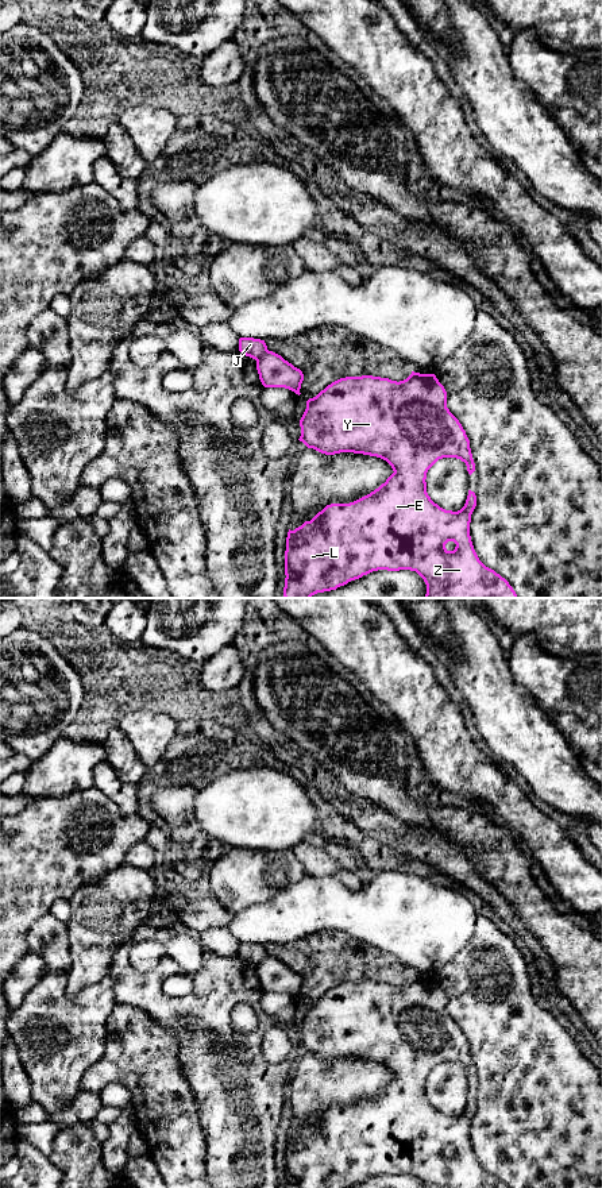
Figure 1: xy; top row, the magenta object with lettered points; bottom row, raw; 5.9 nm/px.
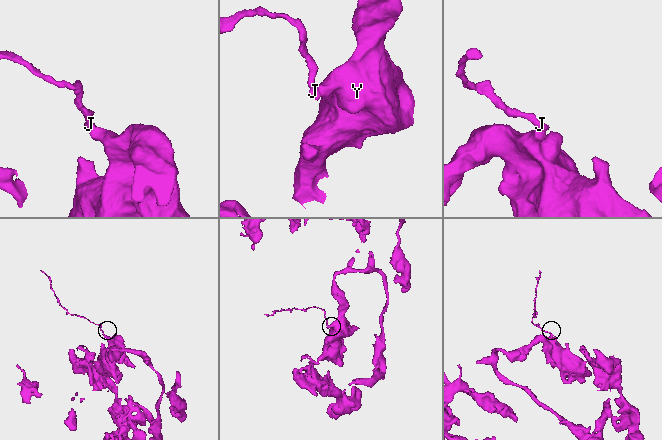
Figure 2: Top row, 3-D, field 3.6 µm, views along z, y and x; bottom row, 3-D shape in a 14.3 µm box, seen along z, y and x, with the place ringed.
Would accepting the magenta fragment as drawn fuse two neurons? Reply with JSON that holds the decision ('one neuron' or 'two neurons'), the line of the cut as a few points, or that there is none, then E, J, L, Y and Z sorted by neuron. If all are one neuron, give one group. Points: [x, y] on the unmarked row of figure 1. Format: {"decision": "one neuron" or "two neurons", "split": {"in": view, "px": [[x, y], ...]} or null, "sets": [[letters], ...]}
{"decision": "two neurons", "split": {"in": "xy", "px": [[267, 955], [257, 965]]}, "sets": [["E", "L", "Y", "Z"], ["J"]]}

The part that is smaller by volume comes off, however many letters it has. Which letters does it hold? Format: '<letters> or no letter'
J

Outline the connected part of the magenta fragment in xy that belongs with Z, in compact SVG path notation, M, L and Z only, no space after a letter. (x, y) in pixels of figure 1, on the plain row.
M412 976L412 979L406 984L400 987L373 980L340 983L328 990L316 1002L309 1003L306 1006L306 1014L300 1025L300 1031L301 1031L301 1041L298 1045L302 1046L308 1053L313 1053L325 1060L354 1057L354 1058L377 1061L386 1065L391 1071L394 1077L386 1084L385 1088L382 1088L378 1094L375 1094L370 1099L350 1108L327 1110L310 1126L305 1126L301 1131L296 1133L294 1135L289 1134L286 1142L286 1156L285 1156L285 1180L286 1180L285 1188L348 1188L351 1185L359 1184L363 1180L367 1180L378 1174L416 1176L424 1184L425 1188L509 1188L494 1174L486 1172L479 1165L474 1154L470 1141L470 1127L471 1127L471 1119L476 1111L475 1098L468 1095L466 1108L458 1116L445 1115L440 1112L431 1104L431 1102L427 1098L427 1087L425 1087L427 1077L439 1064L456 1062L466 1068L470 1080L475 1076L475 1068L470 1053L470 1045L459 1025L447 1012L447 996L435 979L420 979Z

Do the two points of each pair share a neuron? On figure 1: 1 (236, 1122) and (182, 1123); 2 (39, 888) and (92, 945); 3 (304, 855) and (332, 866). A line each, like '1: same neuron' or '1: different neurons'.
1: different neurons
2: different neurons
3: same neuron

